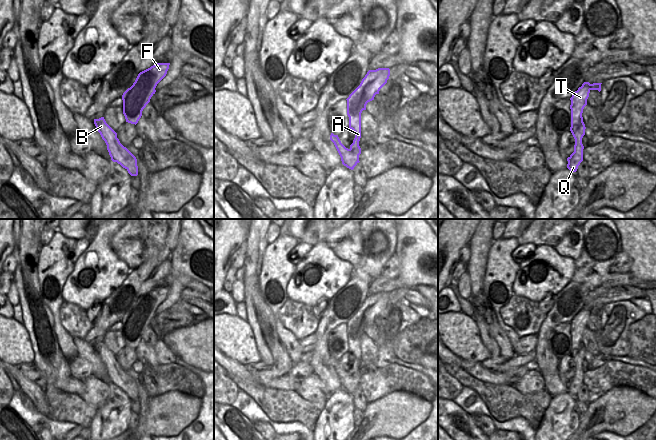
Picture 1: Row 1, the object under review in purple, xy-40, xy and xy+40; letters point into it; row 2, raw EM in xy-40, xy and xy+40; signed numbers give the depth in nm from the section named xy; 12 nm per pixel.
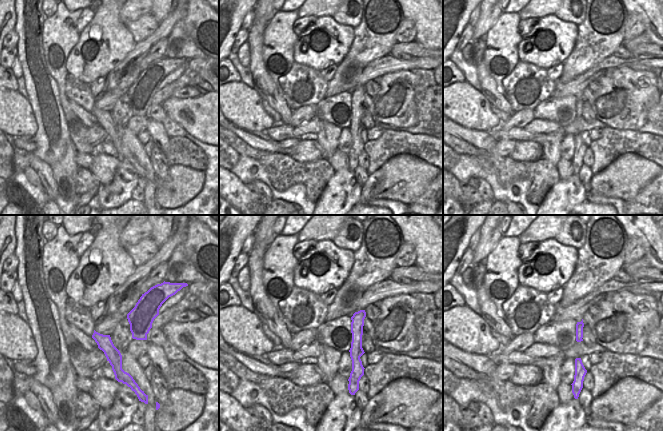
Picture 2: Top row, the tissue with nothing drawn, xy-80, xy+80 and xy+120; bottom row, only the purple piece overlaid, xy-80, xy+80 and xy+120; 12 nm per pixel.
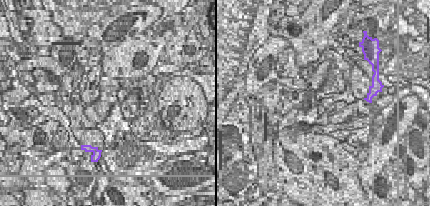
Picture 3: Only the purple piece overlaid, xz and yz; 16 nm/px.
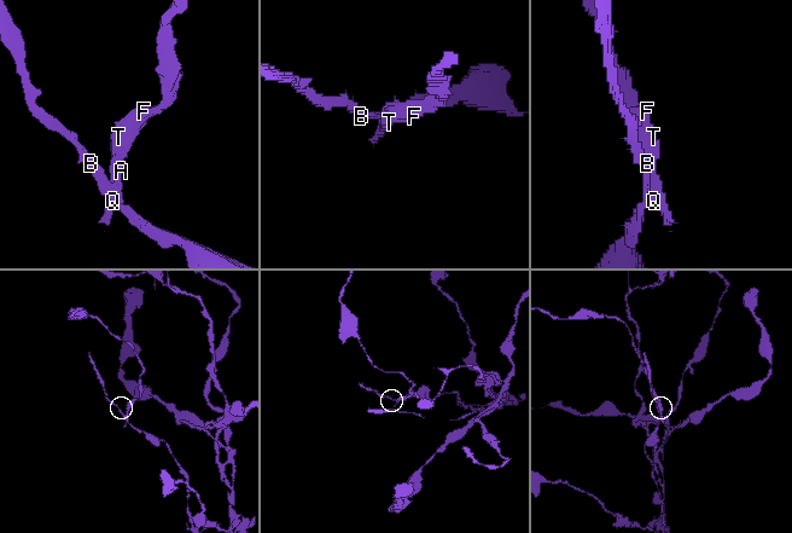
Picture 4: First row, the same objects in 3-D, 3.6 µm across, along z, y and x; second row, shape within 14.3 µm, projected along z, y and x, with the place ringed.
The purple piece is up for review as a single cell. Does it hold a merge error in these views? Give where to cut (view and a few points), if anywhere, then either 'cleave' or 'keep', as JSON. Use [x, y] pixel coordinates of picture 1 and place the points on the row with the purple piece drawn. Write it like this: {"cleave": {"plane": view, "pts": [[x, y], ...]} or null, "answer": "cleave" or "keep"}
{"cleave": {"plane": "xy", "pts": [[349, 149], [358, 155]]}, "answer": "cleave"}

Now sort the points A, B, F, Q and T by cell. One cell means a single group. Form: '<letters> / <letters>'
A F Q T / B

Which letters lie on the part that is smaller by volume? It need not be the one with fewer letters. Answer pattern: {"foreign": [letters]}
{"foreign": ["A", "F", "Q", "T"]}

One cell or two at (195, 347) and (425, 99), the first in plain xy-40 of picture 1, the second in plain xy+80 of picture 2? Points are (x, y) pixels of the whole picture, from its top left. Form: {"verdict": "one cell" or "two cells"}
{"verdict": "one cell"}

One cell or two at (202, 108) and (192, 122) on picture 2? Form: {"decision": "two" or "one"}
{"decision": "one"}

